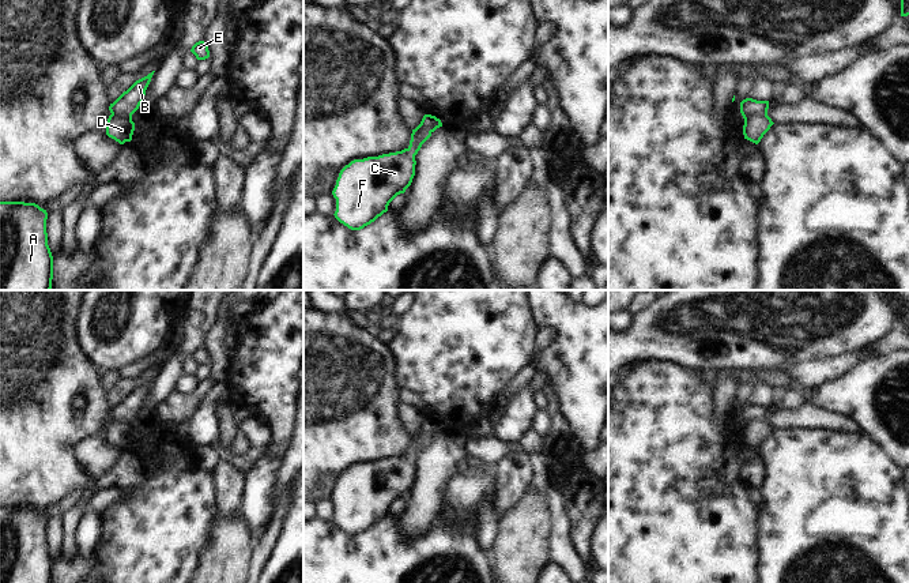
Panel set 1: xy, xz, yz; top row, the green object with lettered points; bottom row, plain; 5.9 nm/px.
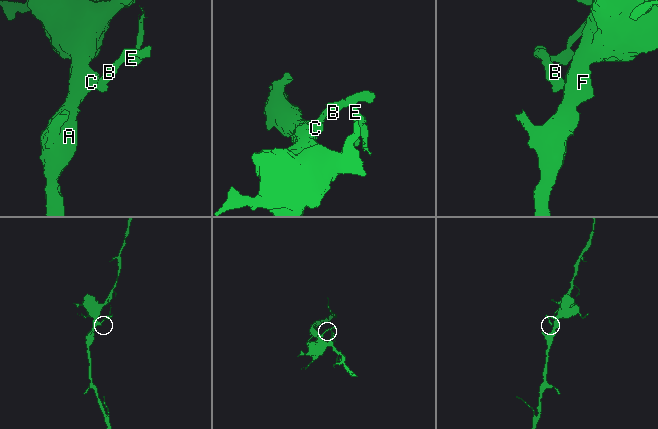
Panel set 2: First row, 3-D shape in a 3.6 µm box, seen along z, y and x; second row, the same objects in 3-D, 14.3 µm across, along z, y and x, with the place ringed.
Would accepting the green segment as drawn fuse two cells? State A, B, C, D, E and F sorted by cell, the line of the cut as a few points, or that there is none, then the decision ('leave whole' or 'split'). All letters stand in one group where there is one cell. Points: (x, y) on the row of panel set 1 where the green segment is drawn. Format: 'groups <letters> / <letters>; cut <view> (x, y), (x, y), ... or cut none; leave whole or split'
groups A C D F / B E; cut yz (766, 113), (753, 113), (745, 121); split

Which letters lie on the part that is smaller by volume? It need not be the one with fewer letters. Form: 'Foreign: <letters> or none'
Foreign: B, E

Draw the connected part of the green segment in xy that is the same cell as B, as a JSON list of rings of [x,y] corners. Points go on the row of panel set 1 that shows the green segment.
[[[155,71],[136,80],[113,104],[110,104],[109,106],[110,113],[132,119],[132,114],[139,109],[140,104],[144,99],[146,90],[151,82],[154,72]]]

